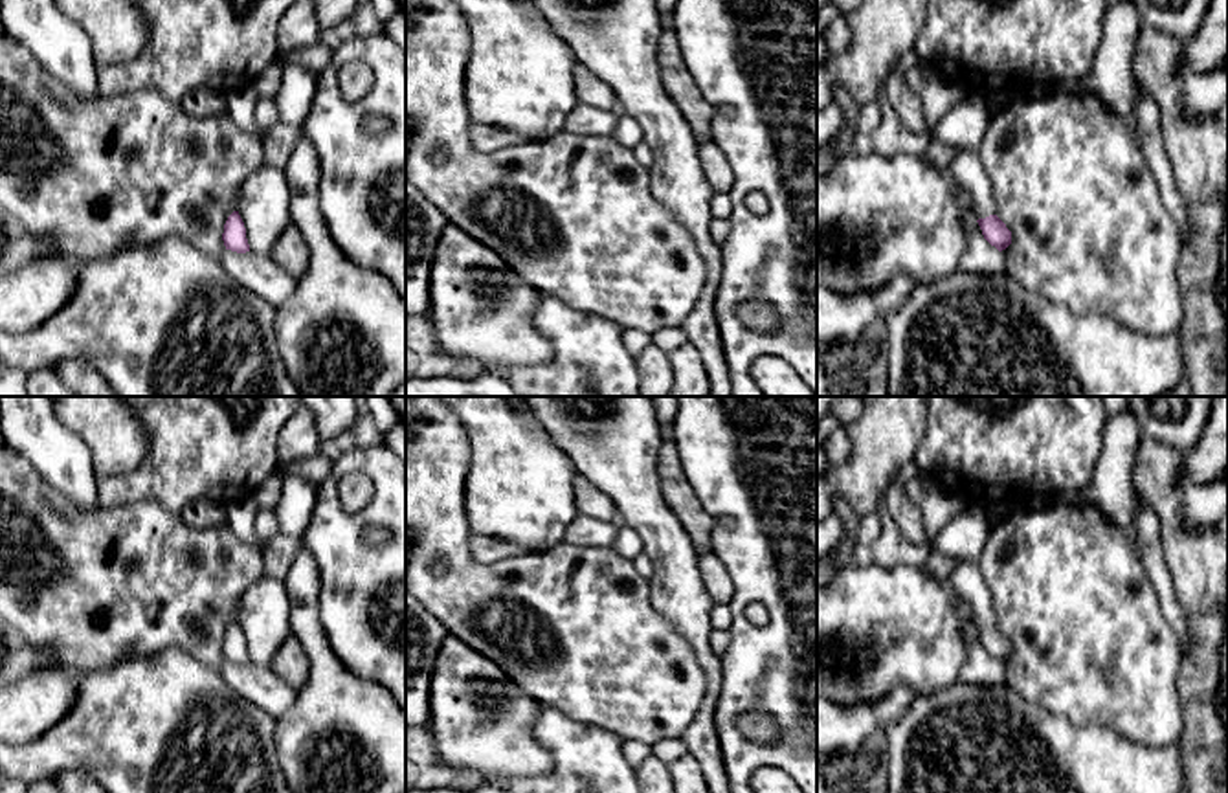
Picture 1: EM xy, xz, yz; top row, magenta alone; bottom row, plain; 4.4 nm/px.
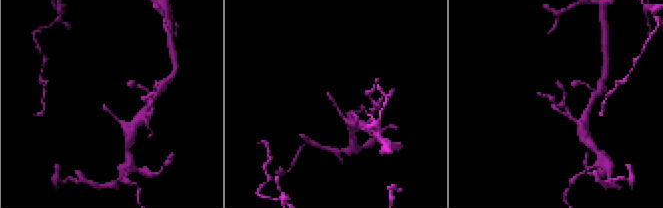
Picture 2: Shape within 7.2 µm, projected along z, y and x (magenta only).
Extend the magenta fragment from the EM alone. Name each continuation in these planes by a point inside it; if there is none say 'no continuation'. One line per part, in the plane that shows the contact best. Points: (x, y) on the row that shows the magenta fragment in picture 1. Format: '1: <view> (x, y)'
1: yz (966, 169)

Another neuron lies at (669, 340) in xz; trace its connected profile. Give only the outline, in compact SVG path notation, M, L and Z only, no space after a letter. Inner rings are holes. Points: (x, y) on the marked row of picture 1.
M659 329L655 334L652 334L652 340L657 347L661 347L664 352L672 352L679 349L683 343L688 341L687 334L677 329Z

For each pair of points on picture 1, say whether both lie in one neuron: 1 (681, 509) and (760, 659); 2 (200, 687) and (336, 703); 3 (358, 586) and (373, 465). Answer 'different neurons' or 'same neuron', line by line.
1: different neurons
2: different neurons
3: same neuron

